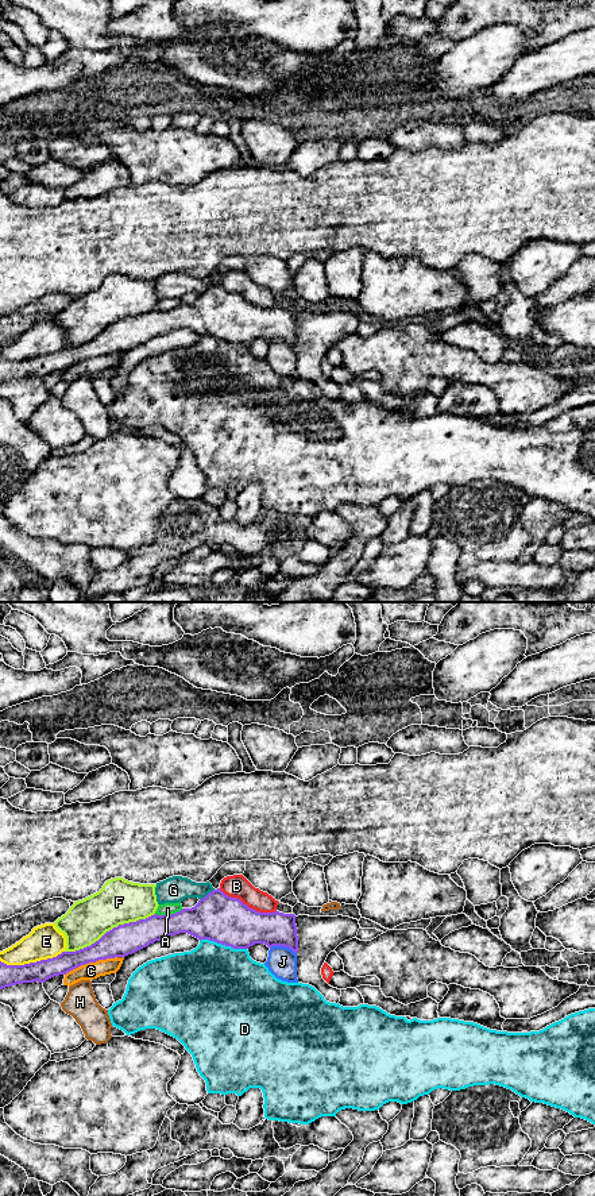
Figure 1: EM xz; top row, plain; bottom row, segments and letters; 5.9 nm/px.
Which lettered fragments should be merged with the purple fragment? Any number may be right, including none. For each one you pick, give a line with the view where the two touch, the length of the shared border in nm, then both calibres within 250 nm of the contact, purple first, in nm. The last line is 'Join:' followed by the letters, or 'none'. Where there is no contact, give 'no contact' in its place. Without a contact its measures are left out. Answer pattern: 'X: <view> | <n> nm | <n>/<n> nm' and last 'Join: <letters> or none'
Join: none

